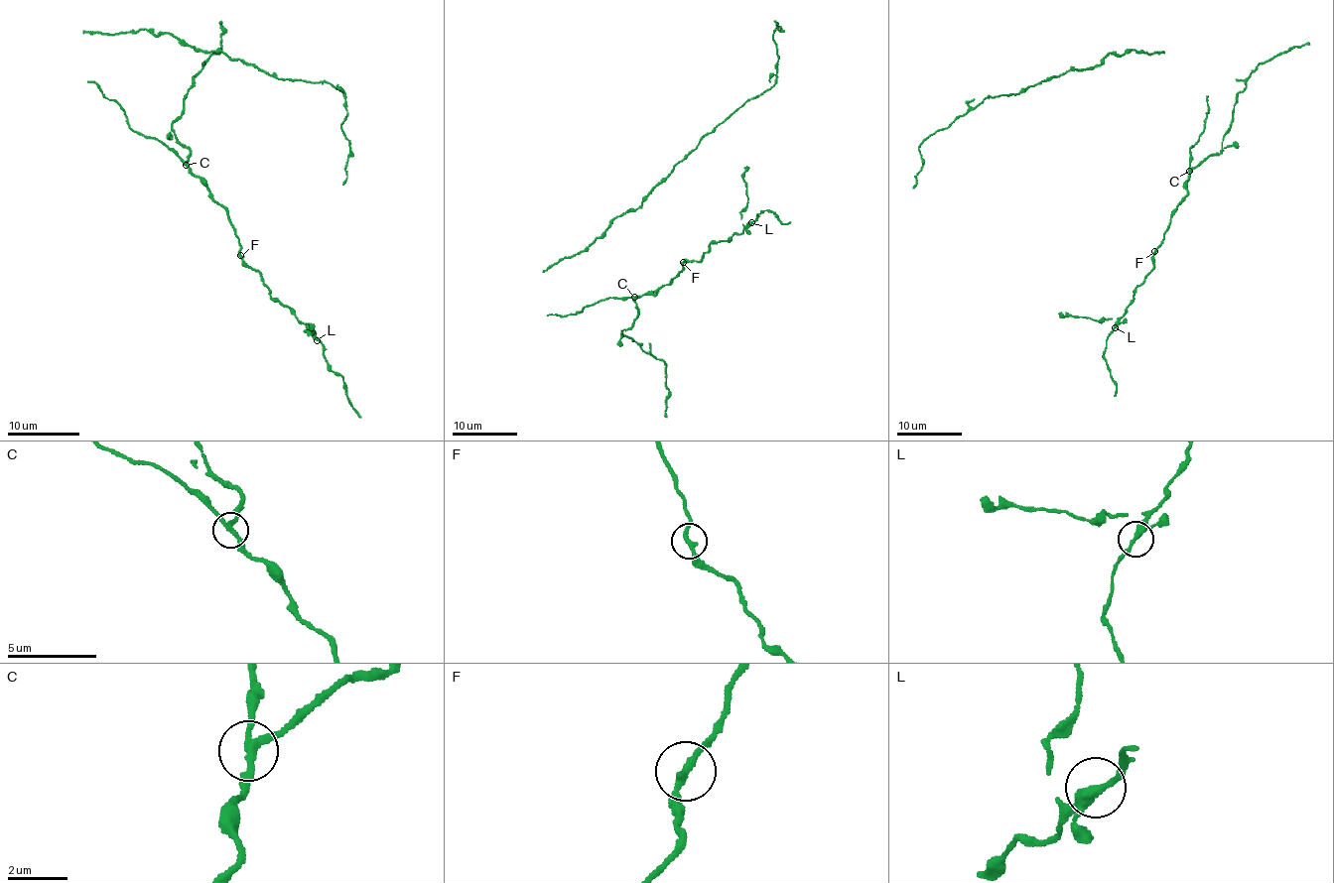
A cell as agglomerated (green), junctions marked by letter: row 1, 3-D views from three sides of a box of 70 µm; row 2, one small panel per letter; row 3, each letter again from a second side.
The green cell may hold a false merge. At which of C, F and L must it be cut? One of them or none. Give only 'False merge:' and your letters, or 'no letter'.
False merge: C

